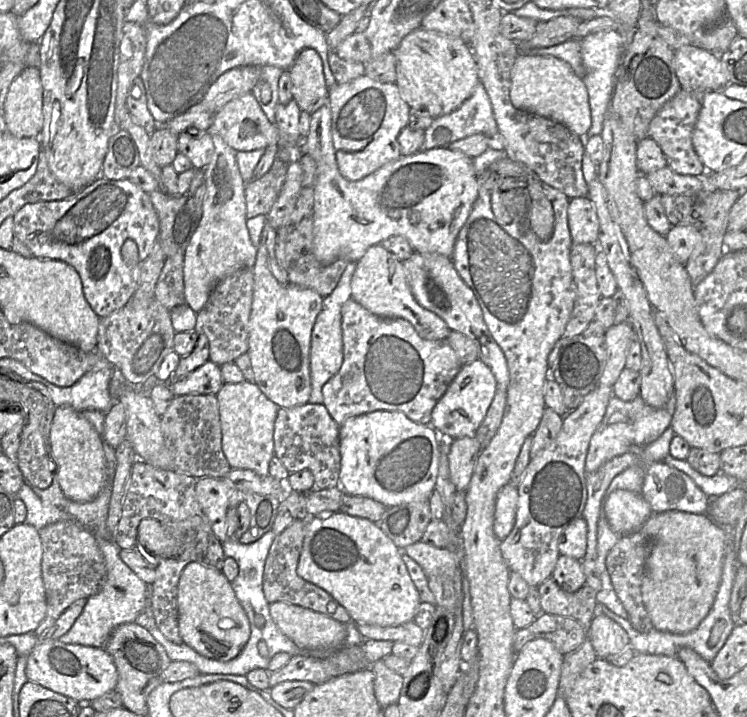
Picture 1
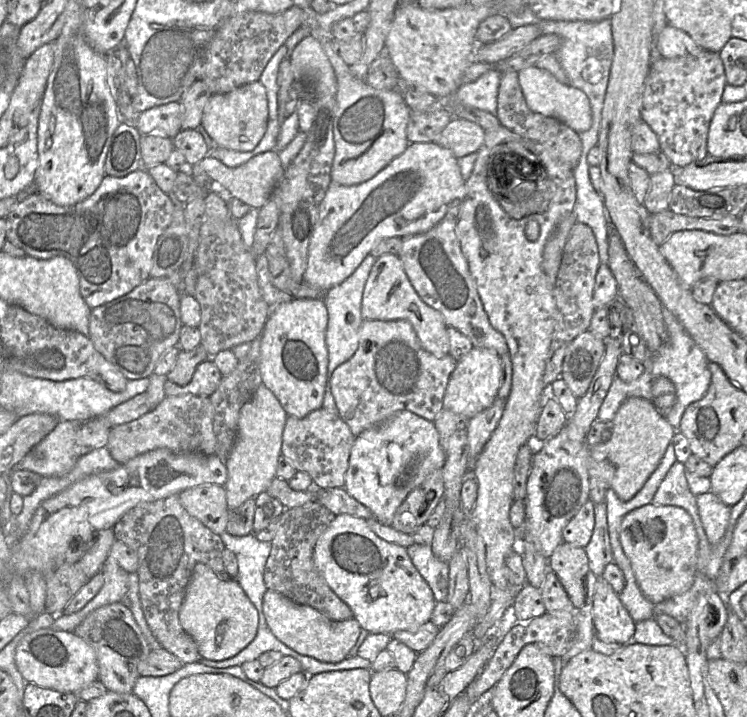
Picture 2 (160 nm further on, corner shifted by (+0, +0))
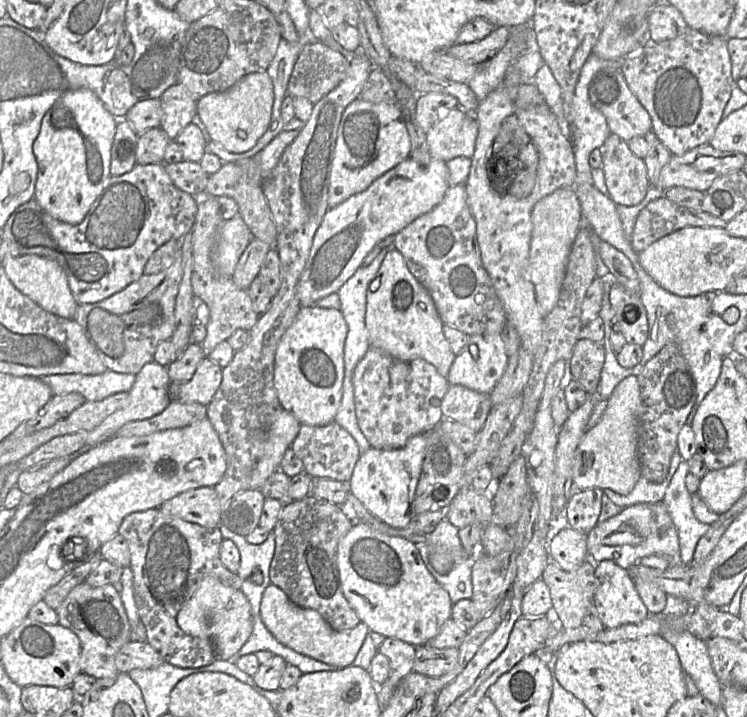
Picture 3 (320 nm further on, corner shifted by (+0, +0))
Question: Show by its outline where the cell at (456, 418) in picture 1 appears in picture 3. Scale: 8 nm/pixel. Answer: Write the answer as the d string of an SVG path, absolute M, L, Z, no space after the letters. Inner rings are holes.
M501 334L467 335L465 346L461 353L455 356L448 371L447 381L449 385L462 385L480 393L490 394L505 371L508 358Z

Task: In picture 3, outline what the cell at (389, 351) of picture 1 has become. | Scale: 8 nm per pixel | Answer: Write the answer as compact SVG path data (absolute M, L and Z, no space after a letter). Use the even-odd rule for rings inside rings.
M370 346L353 371L352 384L357 423L372 448L402 448L410 438L432 430L444 419L441 402L449 383L424 359L398 360Z

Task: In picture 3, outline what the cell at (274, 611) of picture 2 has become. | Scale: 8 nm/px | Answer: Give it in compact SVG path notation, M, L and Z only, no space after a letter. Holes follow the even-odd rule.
M273 584L263 592L260 617L267 630L283 645L338 669L353 665L365 637L370 633L369 628L362 622L350 630L333 630L317 611L295 605Z

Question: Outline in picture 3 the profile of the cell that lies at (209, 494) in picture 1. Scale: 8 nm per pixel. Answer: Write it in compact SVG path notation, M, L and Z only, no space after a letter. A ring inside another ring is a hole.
M214 487L187 490L164 502L159 509L167 515L206 528L221 525L221 505Z

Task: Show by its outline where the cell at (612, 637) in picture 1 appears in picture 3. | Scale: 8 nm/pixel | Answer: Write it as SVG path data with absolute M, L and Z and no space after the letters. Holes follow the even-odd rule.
M604 560L595 565L595 577L598 580L598 587L594 593L593 603L605 628L637 624L650 616L627 569L618 566L613 560Z

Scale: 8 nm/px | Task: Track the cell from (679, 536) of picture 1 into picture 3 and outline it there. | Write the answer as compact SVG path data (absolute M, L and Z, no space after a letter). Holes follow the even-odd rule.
M641 503L624 508L621 513L608 519L602 524L598 523L587 533L588 557L598 546L639 545L654 532L655 518L650 504Z

